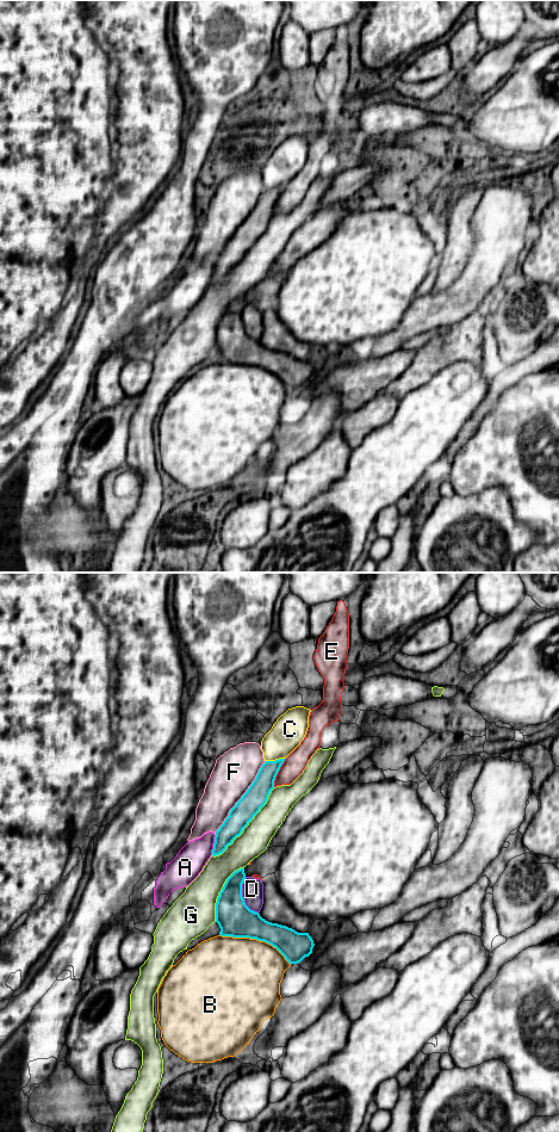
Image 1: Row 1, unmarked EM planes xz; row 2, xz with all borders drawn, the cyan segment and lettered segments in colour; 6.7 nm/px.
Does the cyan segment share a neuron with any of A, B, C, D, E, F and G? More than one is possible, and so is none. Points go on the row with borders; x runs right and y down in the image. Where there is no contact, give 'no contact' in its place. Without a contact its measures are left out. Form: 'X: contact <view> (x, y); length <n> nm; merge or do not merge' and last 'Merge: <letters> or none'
A: contact xz (213, 845); length 140 nm; do not merge
B: contact xz (255, 938); length 500 nm; do not merge
C: contact xz (275, 760); length 130 nm; do not merge
D: contact xz (242, 897); length 260 nm; do not merge
E: contact xz (277, 773); length 200 nm; do not merge
F: contact xz (241, 798); length 600 nm; do not merge
G: contact xz (247, 824); length 650 nm; do not merge
Merge: none

